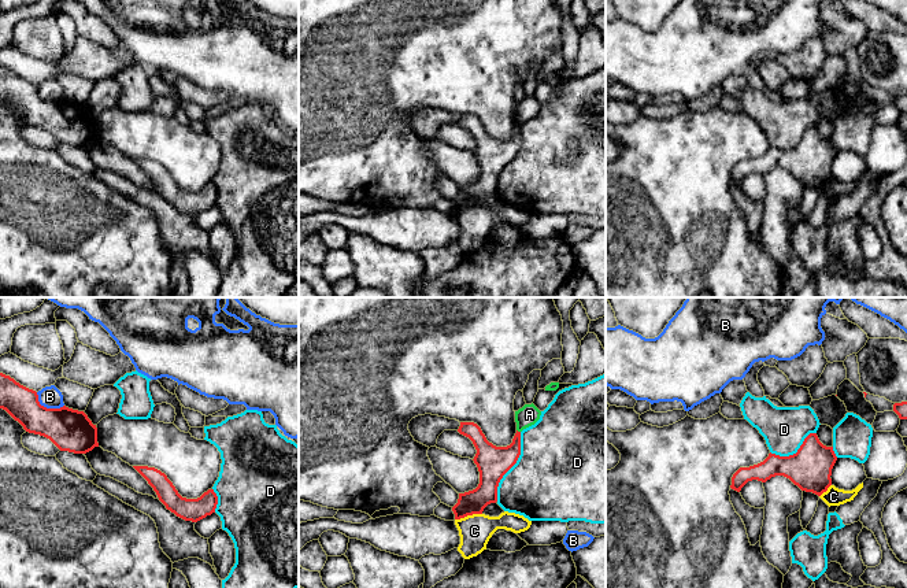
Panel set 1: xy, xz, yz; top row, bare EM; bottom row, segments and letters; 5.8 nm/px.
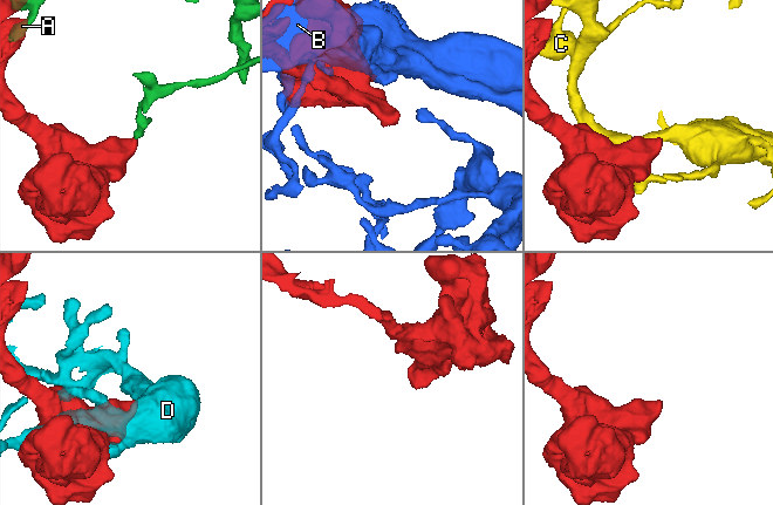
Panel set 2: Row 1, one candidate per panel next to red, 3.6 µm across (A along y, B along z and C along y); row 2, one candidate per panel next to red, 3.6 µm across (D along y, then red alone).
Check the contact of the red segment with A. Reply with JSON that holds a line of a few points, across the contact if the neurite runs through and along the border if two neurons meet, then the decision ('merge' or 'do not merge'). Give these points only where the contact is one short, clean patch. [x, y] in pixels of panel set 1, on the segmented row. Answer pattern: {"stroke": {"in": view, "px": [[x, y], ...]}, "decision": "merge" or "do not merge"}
{"stroke": {"in": "xz", "px": [[517, 429], [519, 432]]}, "decision": "do not merge"}

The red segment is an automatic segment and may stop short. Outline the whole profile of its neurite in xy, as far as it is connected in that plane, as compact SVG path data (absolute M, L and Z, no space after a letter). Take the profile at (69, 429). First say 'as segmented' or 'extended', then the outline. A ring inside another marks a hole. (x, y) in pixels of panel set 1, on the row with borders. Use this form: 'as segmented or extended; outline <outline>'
as segmented; outline M0 373L0 408L5 410L29 433L49 439L60 451L86 454L97 443L97 428L84 411L73 410L66 406L60 408L47 408L40 404L36 391L16 382L10 376Z

